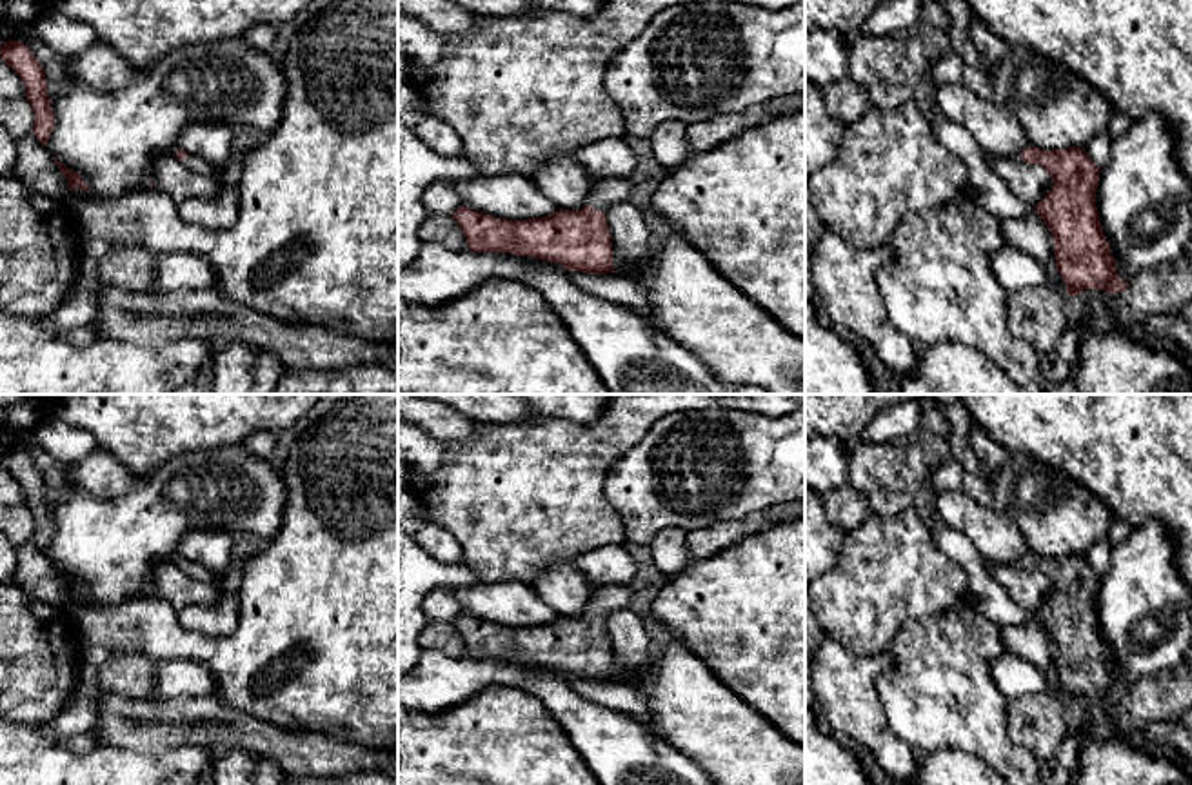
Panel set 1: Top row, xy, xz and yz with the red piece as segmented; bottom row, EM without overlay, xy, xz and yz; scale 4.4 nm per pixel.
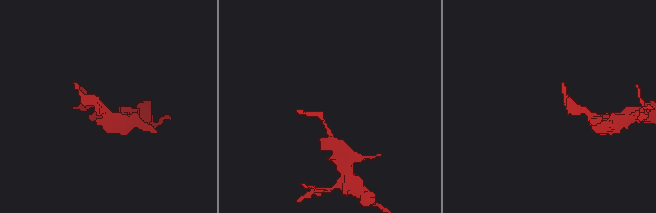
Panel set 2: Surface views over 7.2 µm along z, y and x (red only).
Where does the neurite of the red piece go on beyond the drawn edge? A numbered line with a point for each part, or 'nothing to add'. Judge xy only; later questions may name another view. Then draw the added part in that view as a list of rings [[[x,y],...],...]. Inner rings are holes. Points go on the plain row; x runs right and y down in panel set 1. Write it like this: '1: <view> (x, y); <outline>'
1: xy (193, 569); [[[189,561],[187,565],[182,567],[182,571],[194,578],[194,580],[202,580],[202,581],[220,581],[222,578],[216,576],[213,571],[209,571],[207,567],[196,563],[196,561]]]

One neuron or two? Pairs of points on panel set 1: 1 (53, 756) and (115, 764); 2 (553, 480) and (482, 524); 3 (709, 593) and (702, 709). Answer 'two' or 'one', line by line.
1: one
2: one
3: two

